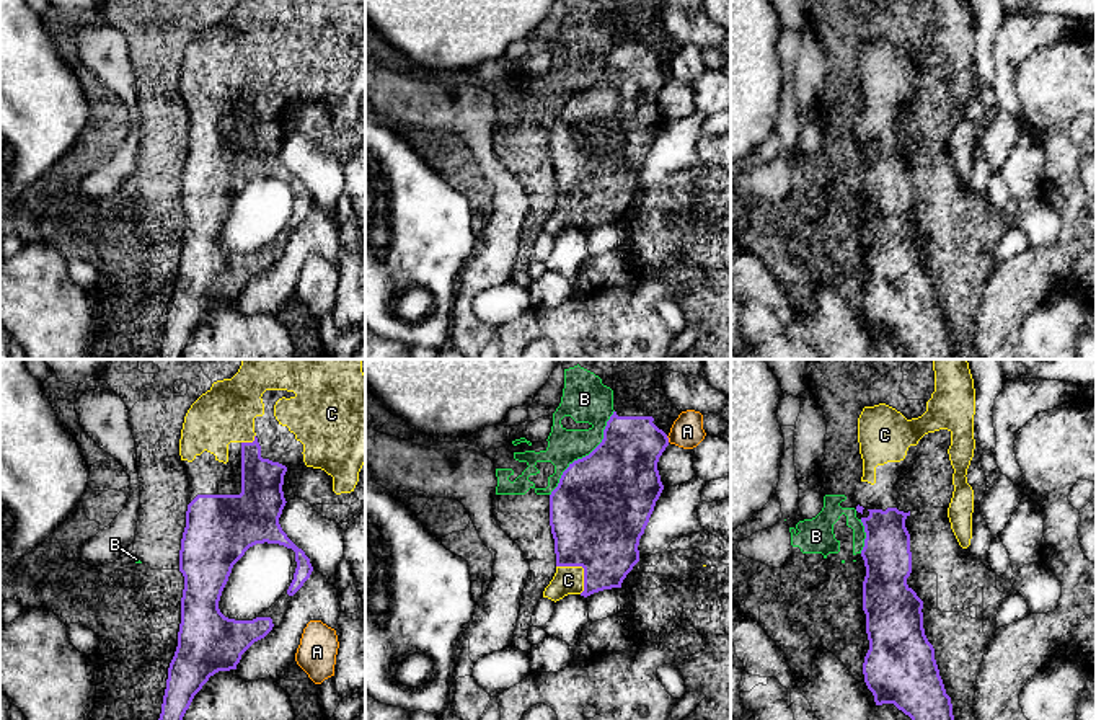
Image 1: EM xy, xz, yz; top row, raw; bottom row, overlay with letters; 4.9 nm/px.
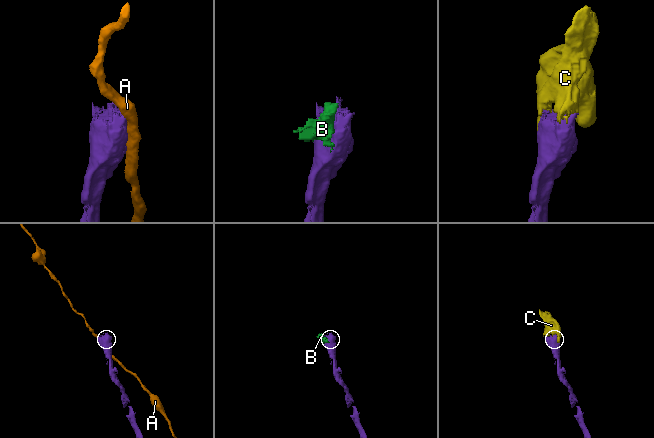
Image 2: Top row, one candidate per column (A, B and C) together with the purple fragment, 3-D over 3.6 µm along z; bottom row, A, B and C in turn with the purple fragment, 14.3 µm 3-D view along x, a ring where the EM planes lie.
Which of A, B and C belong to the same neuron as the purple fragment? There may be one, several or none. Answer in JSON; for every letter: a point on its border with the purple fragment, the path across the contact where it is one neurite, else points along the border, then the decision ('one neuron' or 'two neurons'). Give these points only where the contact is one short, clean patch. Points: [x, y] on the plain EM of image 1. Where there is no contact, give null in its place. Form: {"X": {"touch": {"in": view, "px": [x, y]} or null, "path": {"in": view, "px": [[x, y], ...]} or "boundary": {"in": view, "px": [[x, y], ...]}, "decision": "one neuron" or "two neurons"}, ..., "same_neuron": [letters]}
{"A": {"touch": {"in": "xz", "px": [667, 74]}, "boundary": {"in": "xz", "px": [[666, 71], [669, 75]]}, "decision": "two neurons"}, "B": {"touch": {"in": "xz", "px": [586, 90]}, "decision": "two neurons"}, "C": {"touch": {"in": "xz", "px": [581, 200]}, "decision": "one neuron"}, "same_neuron": ["C"]}

